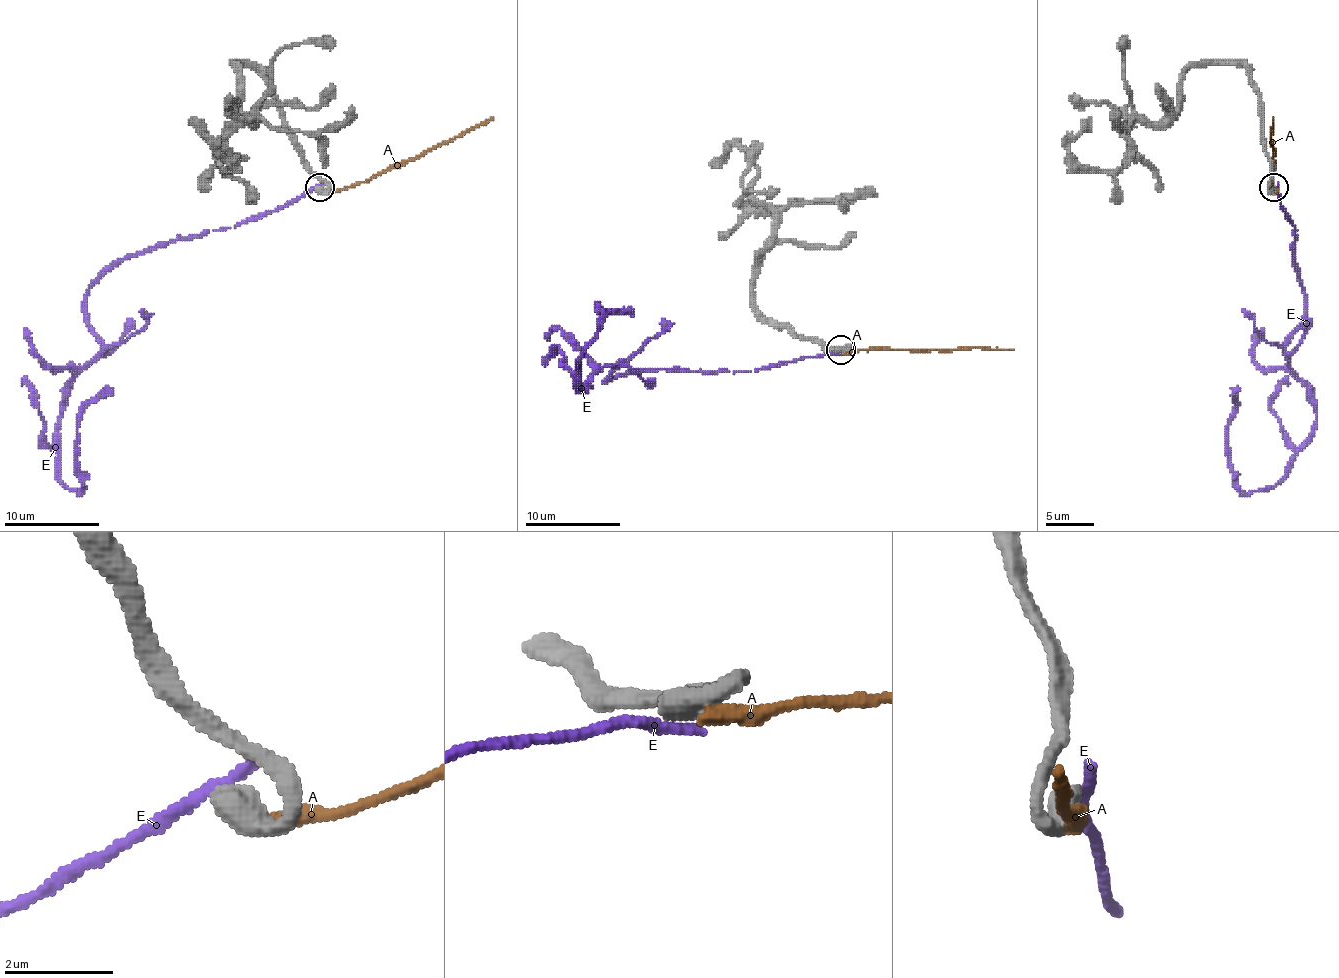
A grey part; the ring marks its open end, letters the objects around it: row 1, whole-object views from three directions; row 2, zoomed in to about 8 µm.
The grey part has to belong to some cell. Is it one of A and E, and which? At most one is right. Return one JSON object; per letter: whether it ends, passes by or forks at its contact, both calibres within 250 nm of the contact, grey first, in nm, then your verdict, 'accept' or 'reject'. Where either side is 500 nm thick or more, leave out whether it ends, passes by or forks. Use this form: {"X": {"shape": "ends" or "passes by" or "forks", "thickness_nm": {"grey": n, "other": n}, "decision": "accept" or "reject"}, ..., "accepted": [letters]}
{"A": {"thickness_nm": {"grey": 600, "other": 320}, "decision": "reject"}, "E": {"thickness_nm": {"grey": 500, "other": 240}, "decision": "reject"}, "accepted": []}

